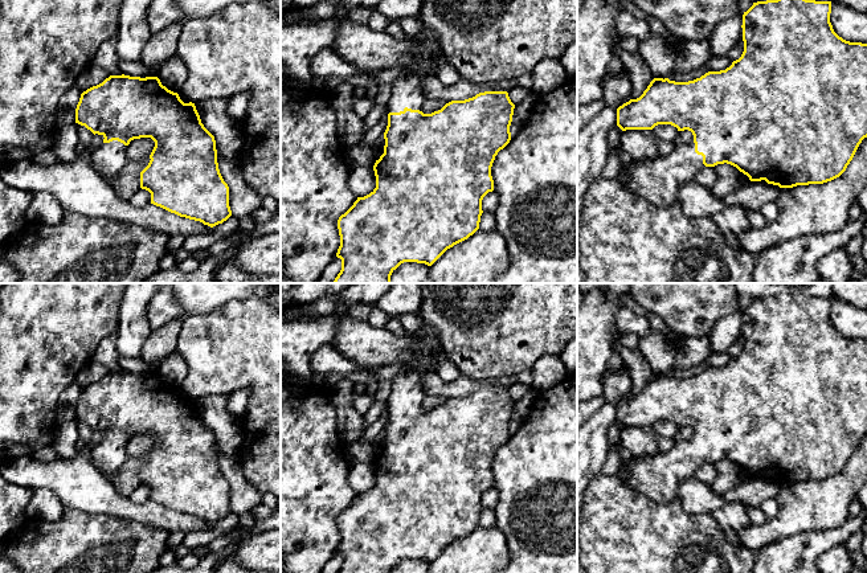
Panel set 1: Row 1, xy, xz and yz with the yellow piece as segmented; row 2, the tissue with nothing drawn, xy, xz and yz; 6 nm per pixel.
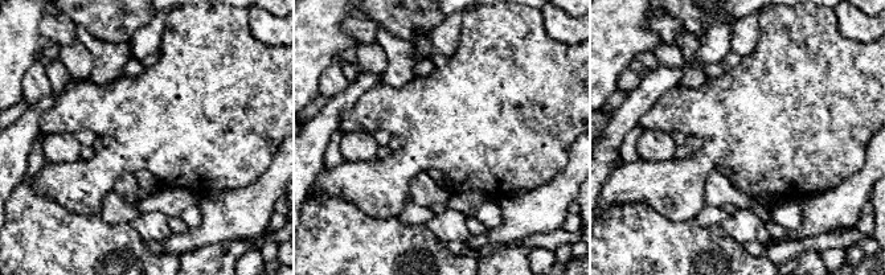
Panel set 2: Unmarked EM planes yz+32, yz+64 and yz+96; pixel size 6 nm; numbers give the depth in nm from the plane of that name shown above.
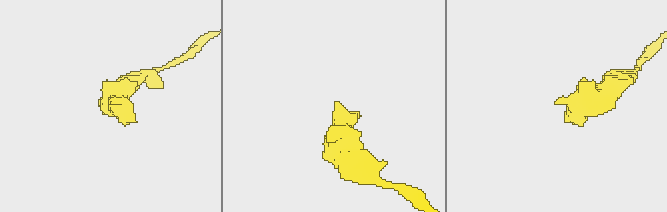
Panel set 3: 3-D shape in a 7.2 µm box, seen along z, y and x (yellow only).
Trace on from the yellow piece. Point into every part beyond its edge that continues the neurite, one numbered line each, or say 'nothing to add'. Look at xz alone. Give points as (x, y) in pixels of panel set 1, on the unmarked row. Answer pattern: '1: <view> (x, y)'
1: xz (407, 388)

